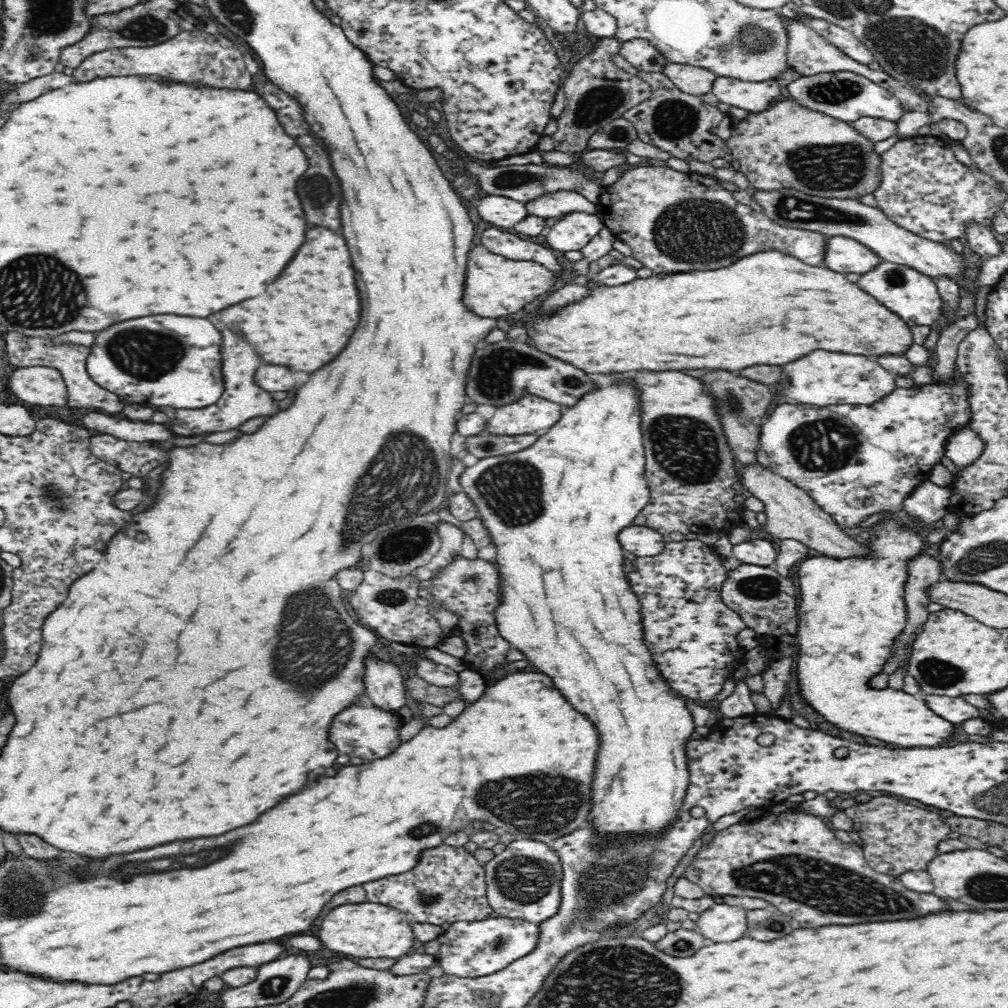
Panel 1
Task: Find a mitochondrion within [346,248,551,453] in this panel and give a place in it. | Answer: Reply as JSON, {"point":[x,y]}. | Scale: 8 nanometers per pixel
{"point":[497,368]}

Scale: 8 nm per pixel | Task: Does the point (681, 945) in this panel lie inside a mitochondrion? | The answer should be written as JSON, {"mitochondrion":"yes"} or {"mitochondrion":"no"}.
{"mitochondrion":"yes"}

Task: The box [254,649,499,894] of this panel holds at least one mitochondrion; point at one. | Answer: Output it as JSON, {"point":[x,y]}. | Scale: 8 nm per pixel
{"point":[425,828]}

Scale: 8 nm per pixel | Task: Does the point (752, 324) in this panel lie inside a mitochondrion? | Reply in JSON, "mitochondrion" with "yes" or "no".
{"mitochondrion":"yes"}

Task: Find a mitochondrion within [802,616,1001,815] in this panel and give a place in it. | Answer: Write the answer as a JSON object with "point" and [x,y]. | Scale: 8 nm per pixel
{"point":[938,673]}

